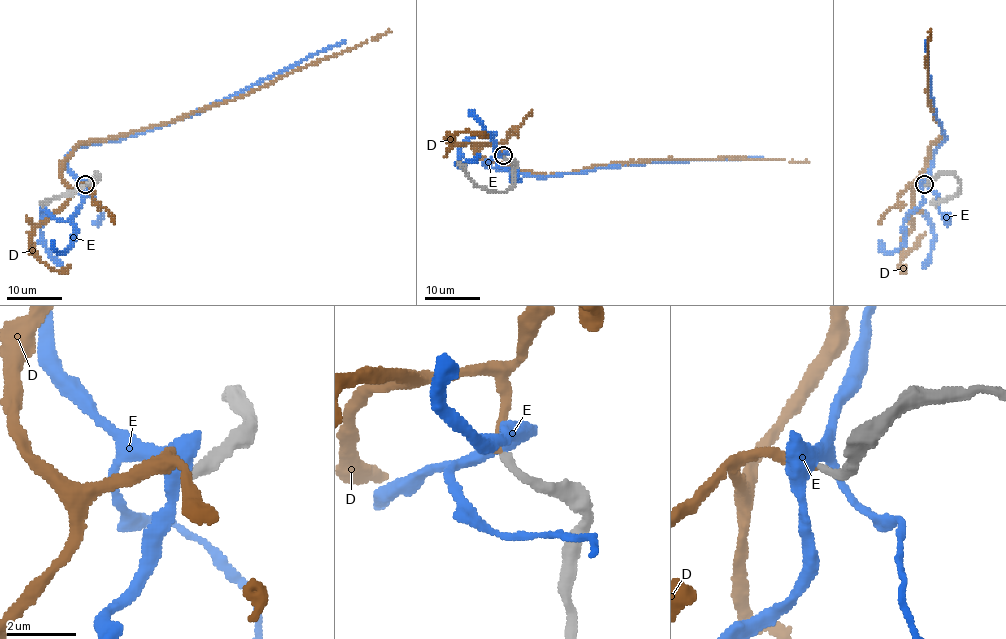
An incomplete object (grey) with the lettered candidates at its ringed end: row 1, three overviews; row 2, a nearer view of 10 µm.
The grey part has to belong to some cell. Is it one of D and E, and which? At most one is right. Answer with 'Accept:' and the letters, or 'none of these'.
Accept: D

